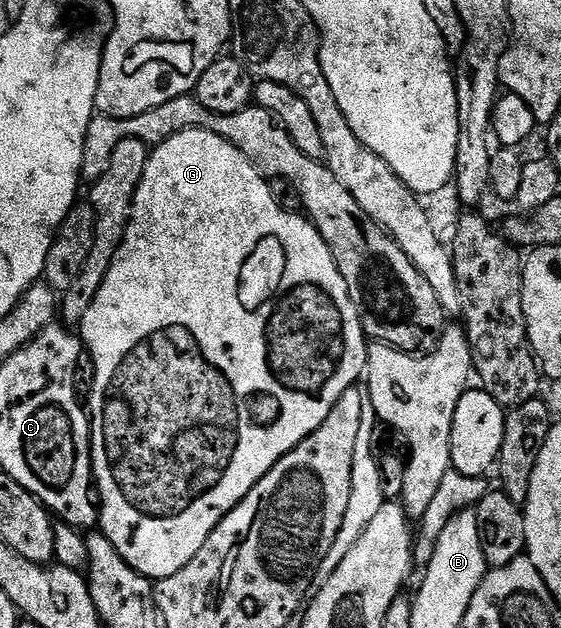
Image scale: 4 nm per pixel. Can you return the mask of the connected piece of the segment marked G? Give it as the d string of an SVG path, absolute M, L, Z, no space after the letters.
M187 129L181 133L175 133L170 139L166 139L161 145L155 146L149 152L146 171L142 175L142 183L138 187L136 198L132 204L132 222L128 225L126 235L118 247L118 255L114 255L114 263L110 263L110 271L106 271L106 279L102 279L102 287L98 287L98 295L94 295L94 303L90 303L90 311L86 311L84 322L78 327L78 333L86 346L87 356L88 353L92 356L92 369L96 372L92 377L90 424L92 427L92 476L94 489L98 494L98 525L104 536L110 539L110 543L118 551L118 555L122 555L124 562L134 571L138 571L143 577L149 579L169 577L182 571L182 567L186 567L186 563L190 563L190 559L194 559L194 555L198 555L198 551L202 551L206 539L220 526L220 520L239 501L246 499L248 492L289 451L298 447L298 443L305 441L311 433L318 431L318 427L322 427L326 415L330 415L330 411L334 411L338 399L342 399L342 395L346 395L346 391L357 384L356 380L359 377L361 380L365 376L368 368L368 346L370 344L360 322L358 311L354 307L354 299L350 299L346 279L342 279L342 275L338 271L338 263L334 263L334 255L330 255L330 247L326 247L326 243L319 231L316 230L315 225L307 216L282 211L282 207L278 207L278 203L274 203L271 184L252 166L250 159L246 159L246 155L242 155L242 151L238 151L238 147L234 147L226 139L222 139L216 133L211 133L205 129Z

